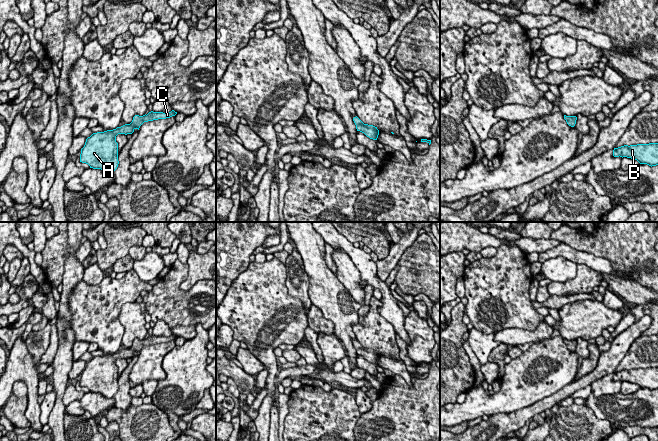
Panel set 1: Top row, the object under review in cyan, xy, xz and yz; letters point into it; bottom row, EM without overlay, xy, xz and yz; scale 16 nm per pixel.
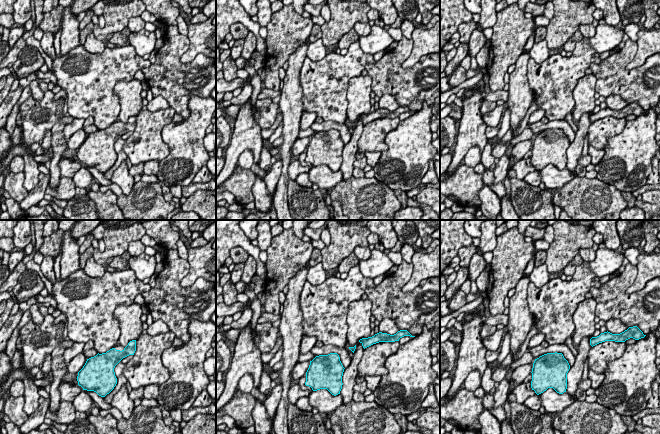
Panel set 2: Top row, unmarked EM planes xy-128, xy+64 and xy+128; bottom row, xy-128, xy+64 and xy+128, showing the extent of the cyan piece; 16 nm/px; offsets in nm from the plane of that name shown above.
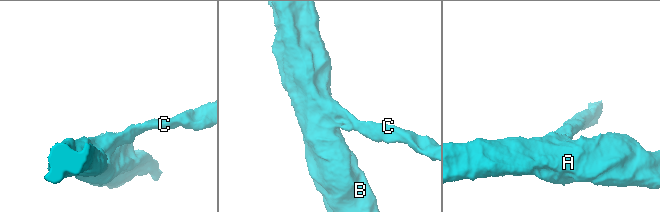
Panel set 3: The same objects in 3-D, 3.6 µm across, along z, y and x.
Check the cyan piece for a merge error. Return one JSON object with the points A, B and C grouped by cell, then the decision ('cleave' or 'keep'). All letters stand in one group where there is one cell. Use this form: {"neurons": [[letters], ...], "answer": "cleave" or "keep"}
{"neurons": [["A", "B", "C"]], "answer": "keep"}

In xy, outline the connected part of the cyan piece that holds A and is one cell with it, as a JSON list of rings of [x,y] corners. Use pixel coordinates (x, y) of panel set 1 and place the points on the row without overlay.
[[[174,334],[169,337],[151,335],[143,340],[135,339],[130,348],[113,354],[93,357],[86,363],[81,373],[80,386],[88,388],[93,393],[101,393],[106,398],[113,398],[119,388],[118,367],[116,366],[118,358],[132,358],[135,353],[139,354],[144,346],[166,343],[176,338]]]

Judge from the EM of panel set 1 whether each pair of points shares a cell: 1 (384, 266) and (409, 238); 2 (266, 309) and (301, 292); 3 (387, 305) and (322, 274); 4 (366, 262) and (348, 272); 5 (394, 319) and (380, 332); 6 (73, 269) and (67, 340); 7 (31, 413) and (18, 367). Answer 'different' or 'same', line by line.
1: same
2: different
3: different
4: different
5: different
6: same
7: same

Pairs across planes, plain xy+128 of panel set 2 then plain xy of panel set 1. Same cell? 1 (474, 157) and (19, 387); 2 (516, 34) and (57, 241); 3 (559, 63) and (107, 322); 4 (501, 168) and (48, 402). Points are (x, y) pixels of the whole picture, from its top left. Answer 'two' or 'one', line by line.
1: one
2: one
3: one
4: one

